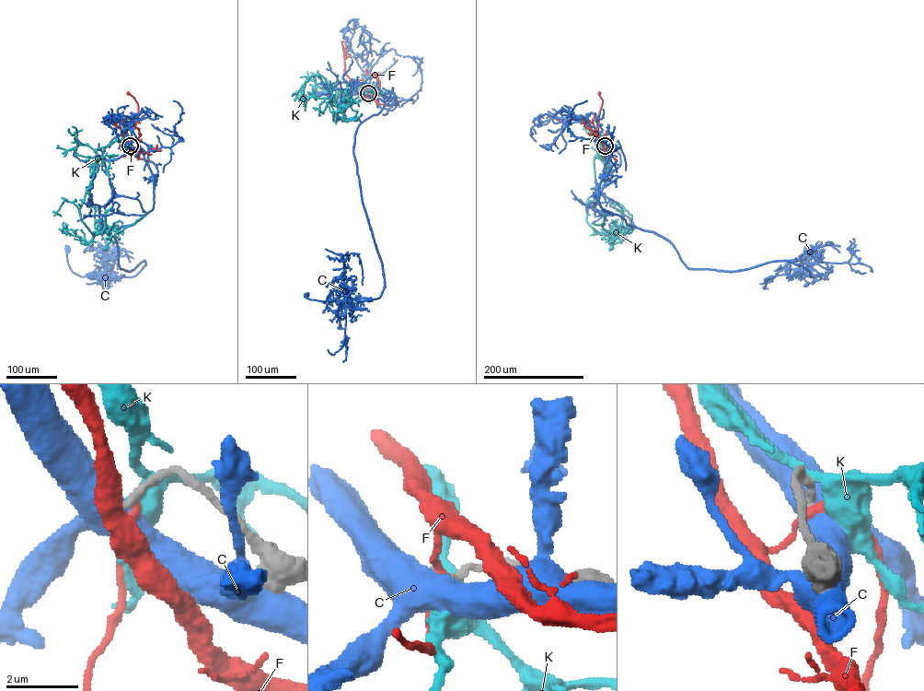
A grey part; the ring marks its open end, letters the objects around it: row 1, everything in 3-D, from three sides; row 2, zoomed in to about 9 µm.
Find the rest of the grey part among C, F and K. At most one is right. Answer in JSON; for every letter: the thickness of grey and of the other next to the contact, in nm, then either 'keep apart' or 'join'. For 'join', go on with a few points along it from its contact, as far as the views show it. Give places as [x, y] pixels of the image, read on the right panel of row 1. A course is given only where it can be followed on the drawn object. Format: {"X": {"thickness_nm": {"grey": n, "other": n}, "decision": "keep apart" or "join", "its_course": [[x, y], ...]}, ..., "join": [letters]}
{"C": {"thickness_nm": {"grey": 220, "other": 750}, "decision": "keep apart"}, "F": {"thickness_nm": {"grey": 220, "other": 180}, "decision": "keep apart"}, "K": {"thickness_nm": {"grey": 280, "other": 400}, "decision": "keep apart"}, "join": []}

